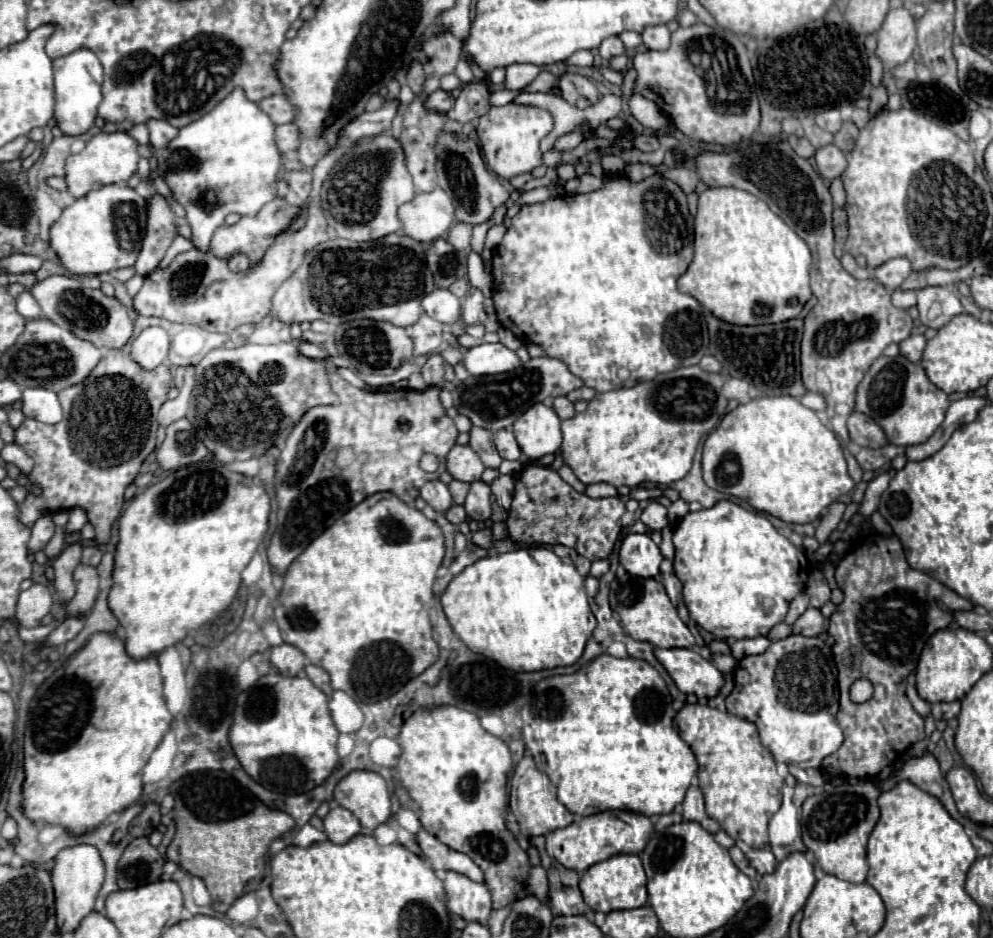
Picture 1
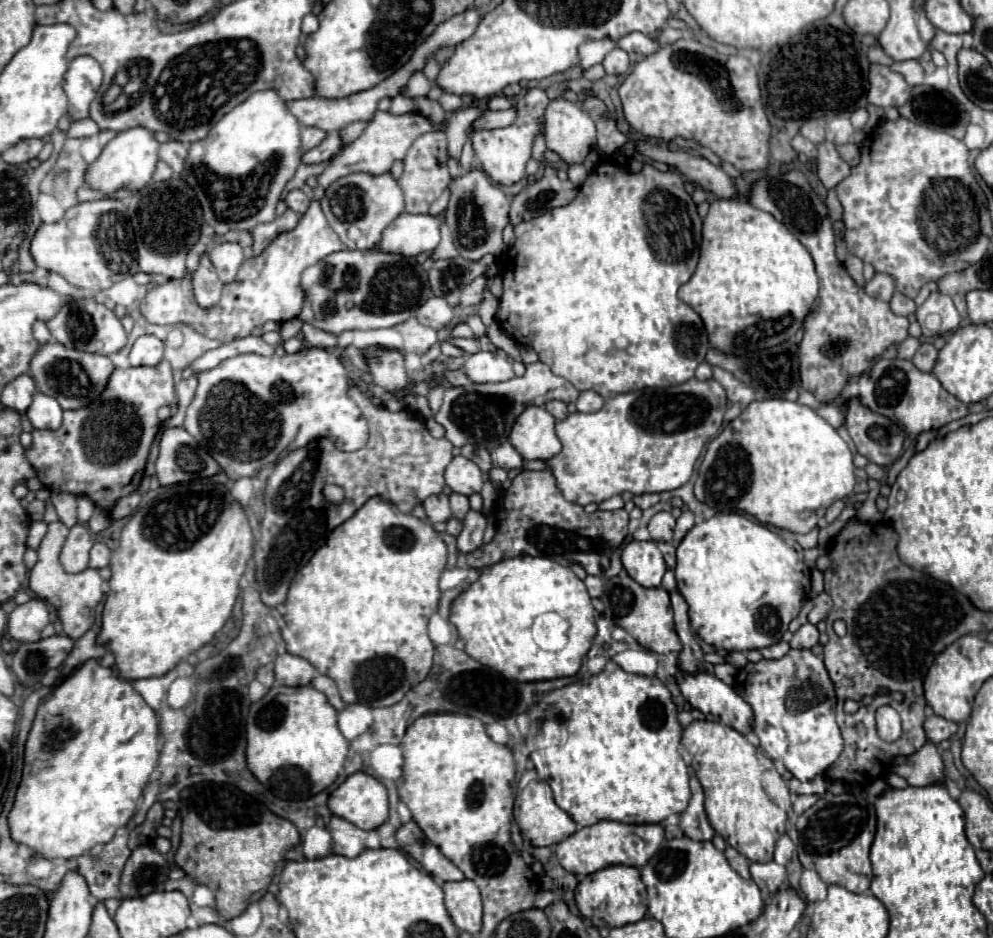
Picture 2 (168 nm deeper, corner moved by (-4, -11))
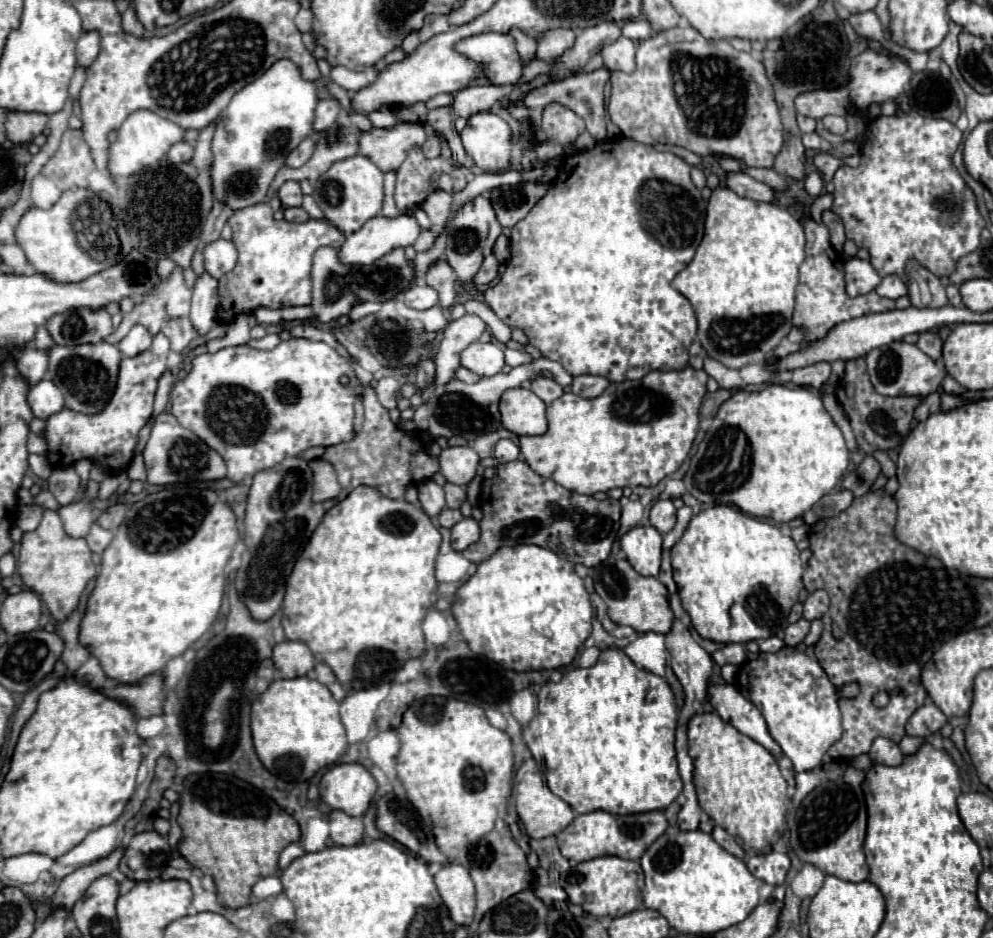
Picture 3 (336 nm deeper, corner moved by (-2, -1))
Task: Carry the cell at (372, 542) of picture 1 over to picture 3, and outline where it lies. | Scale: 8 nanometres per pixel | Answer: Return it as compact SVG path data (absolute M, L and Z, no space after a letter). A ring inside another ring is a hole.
M373 487L353 489L325 513L289 575L281 609L285 637L309 645L313 657L327 663L347 691L391 683L407 659L425 653L421 623L433 605L439 545L441 533L421 507L405 499L387 499Z

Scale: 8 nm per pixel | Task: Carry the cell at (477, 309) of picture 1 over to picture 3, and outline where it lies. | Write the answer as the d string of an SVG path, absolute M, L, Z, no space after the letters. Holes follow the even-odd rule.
M463 315L445 327L435 357L433 385L445 385L455 379L455 371L459 369L459 353L477 341L485 329L487 325L477 315Z

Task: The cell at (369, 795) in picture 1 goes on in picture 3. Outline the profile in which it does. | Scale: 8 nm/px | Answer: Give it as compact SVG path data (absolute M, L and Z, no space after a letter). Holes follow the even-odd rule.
M359 763L335 765L319 781L321 801L349 815L363 815L375 791L373 775Z

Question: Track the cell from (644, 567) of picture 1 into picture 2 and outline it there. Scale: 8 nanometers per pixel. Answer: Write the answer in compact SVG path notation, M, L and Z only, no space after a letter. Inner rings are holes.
M631 541L621 555L625 571L643 587L659 587L665 559L653 541Z

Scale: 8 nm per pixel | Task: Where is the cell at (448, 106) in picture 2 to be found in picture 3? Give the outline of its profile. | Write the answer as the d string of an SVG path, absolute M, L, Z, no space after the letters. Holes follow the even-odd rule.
M439 93L439 95L431 97L425 105L427 105L427 109L437 109L437 107L445 107L445 105L449 105L451 101L453 101L453 95L449 95L449 93Z

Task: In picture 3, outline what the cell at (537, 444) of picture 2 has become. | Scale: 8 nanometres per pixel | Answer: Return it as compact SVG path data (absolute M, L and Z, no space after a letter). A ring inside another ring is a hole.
M525 387L509 389L499 405L501 423L515 435L543 435L547 431L545 403Z

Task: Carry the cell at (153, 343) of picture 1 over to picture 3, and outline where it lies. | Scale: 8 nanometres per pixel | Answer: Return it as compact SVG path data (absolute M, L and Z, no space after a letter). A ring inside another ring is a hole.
M135 325L125 337L121 343L117 343L119 351L125 355L125 357L135 357L137 353L149 349L153 341L153 335L143 327L143 325Z

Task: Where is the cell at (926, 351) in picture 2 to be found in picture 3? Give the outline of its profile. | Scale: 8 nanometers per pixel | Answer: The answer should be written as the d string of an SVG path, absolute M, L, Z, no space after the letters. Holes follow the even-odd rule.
M925 331L919 335L919 341L917 341L917 347L929 355L933 361L939 361L941 359L941 347L943 347L943 341L941 337L935 333L935 331Z

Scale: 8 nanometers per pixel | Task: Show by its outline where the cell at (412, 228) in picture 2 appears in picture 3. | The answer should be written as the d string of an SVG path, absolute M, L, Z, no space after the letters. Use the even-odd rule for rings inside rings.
M401 215L401 217L395 217L395 219L373 217L357 233L347 235L345 243L337 249L337 257L345 265L371 265L373 261L381 259L391 249L413 245L415 239L419 237L419 233L421 233L421 227L417 225L417 221L415 221L413 215Z

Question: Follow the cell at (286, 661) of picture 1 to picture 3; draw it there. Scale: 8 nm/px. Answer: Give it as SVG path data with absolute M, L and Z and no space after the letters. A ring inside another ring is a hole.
M283 641L273 649L273 663L283 679L307 675L315 667L315 657L301 641Z

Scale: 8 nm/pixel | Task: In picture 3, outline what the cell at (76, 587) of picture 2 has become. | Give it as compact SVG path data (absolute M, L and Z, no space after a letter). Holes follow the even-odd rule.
M45 511L39 527L31 533L23 533L17 569L23 583L41 595L49 613L59 623L65 621L65 617L79 605L85 585L97 575L91 561L91 549L87 547L85 539L69 537L55 511Z

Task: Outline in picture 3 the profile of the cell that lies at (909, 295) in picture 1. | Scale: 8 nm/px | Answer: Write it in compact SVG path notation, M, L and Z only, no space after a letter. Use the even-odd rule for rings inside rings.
M889 275L889 277L883 277L881 285L875 289L879 295L883 297L889 297L889 299L899 299L903 295L907 295L907 285L901 281L901 277L897 275Z

